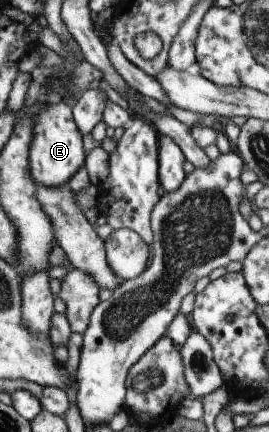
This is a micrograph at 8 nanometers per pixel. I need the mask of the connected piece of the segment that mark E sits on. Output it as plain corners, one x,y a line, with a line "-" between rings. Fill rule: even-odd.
64,101
45,103
45,108
33,118
33,138
29,144
29,168
35,184
45,188
61,188
66,186
80,168
84,167
85,150
83,149
82,134
74,121
72,108

